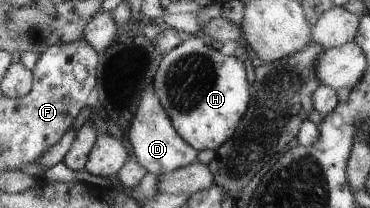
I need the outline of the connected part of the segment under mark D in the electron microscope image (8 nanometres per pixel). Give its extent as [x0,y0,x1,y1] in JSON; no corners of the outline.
[128,82,199,175]

